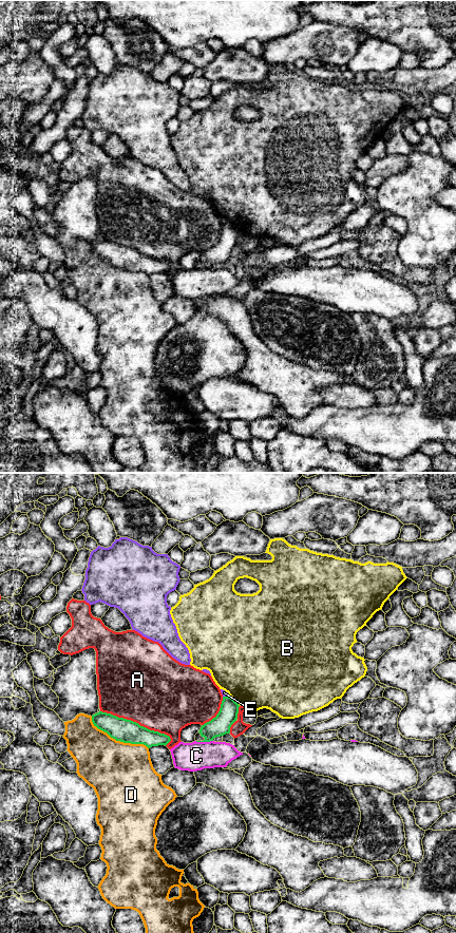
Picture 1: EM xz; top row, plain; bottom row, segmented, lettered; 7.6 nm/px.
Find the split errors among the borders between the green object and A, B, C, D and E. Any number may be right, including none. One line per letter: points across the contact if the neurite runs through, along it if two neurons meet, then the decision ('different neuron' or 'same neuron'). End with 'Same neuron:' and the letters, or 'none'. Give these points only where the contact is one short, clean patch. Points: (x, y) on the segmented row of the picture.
A: different neuron
B: border along xz (229, 696), (240, 705); different neuron
C: different neuron
D: different neuron
E: border along xz (223, 696), (228, 697); different neuron
Same neuron: none

